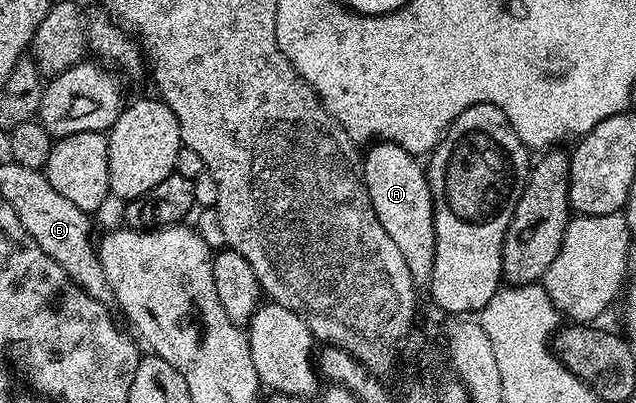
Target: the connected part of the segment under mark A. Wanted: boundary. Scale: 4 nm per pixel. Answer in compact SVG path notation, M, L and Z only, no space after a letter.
M374 142L362 156L362 173L380 226L388 233L388 238L396 242L408 270L418 286L429 285L434 265L434 199L430 194L430 184L426 180L425 167L419 157L413 156L395 144Z

